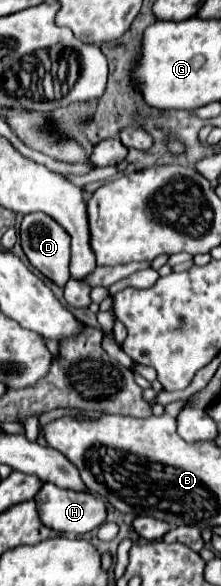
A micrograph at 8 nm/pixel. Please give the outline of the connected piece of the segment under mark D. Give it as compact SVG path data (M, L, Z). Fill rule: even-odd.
M31 212L21 222L21 246L29 262L51 278L57 286L65 286L69 274L69 236L45 212Z

